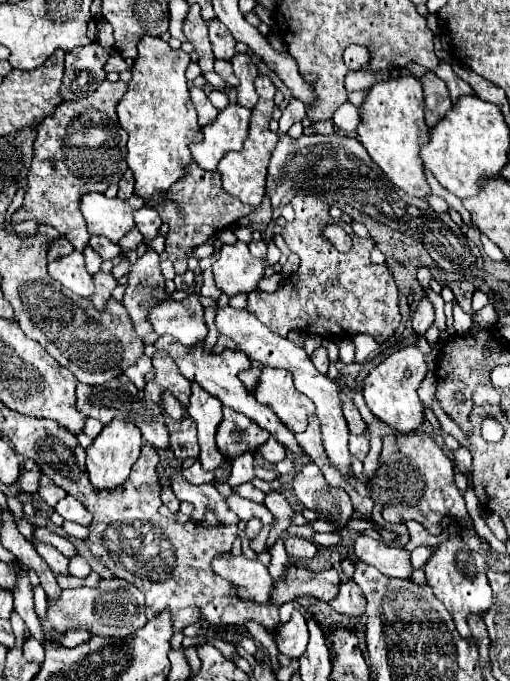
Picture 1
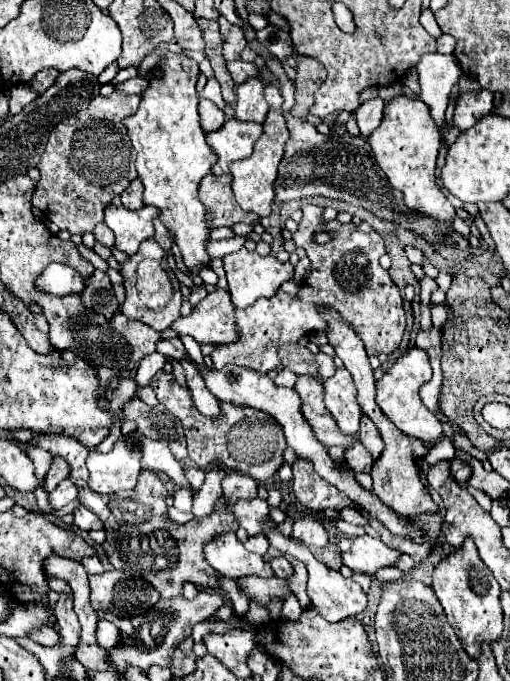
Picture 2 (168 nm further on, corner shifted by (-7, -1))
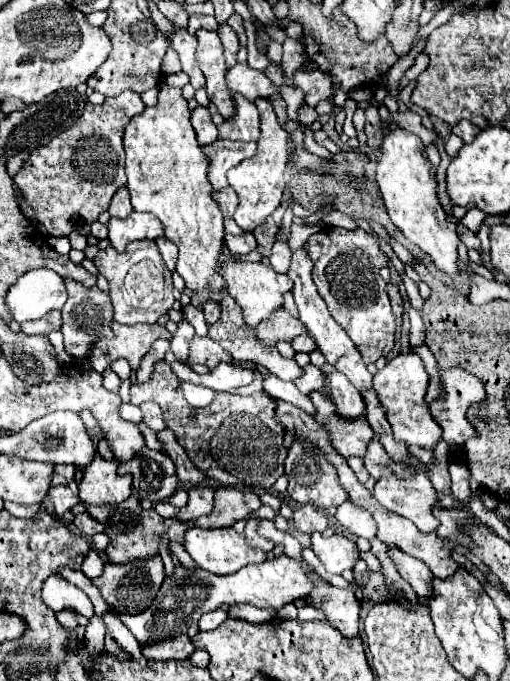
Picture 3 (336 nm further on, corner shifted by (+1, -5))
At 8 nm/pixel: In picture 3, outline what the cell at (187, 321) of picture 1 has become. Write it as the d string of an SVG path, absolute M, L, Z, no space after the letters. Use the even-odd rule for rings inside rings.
M226 293L224 299L222 299L222 317L220 317L220 321L218 321L214 327L210 327L208 335L210 335L210 339L214 339L224 351L228 351L234 361L252 361L252 363L256 363L256 365L266 367L270 373L278 375L278 377L284 379L284 381L294 381L296 377L300 377L300 375L304 373L302 367L298 367L298 363L296 363L294 359L282 357L274 345L264 347L264 343L258 339L256 331L244 323L242 309L236 305L236 301L234 301L228 293Z

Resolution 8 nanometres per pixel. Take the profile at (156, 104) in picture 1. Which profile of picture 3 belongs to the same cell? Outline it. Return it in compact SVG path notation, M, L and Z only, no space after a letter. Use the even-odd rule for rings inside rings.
M160 89L158 105L132 117L124 133L124 149L124 167L134 211L154 213L162 221L166 237L180 249L176 271L186 281L186 287L194 293L208 289L208 297L220 305L222 291L226 291L226 281L218 275L218 257L224 247L224 217L212 199L208 159L196 141L182 89Z

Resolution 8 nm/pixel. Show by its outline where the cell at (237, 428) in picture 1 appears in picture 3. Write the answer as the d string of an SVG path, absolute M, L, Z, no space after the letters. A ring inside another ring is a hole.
M158 361L152 379L144 385L132 385L130 403L140 405L143 401L154 401L164 411L168 427L176 433L178 443L188 451L188 457L200 467L208 479L218 481L224 487L248 485L258 489L270 489L280 475L284 475L284 427L276 419L278 401L264 391L252 395L218 393L208 407L190 407L180 389L180 379L174 375L166 361ZM238 449L244 455L268 451L268 461L218 461L220 453Z

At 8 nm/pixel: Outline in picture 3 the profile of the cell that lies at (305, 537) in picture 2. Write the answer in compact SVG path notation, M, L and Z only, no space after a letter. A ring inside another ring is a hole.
M302 505L294 511L294 527L306 535L310 535L312 531L324 531L328 527L328 517L324 511L320 511L314 505Z

